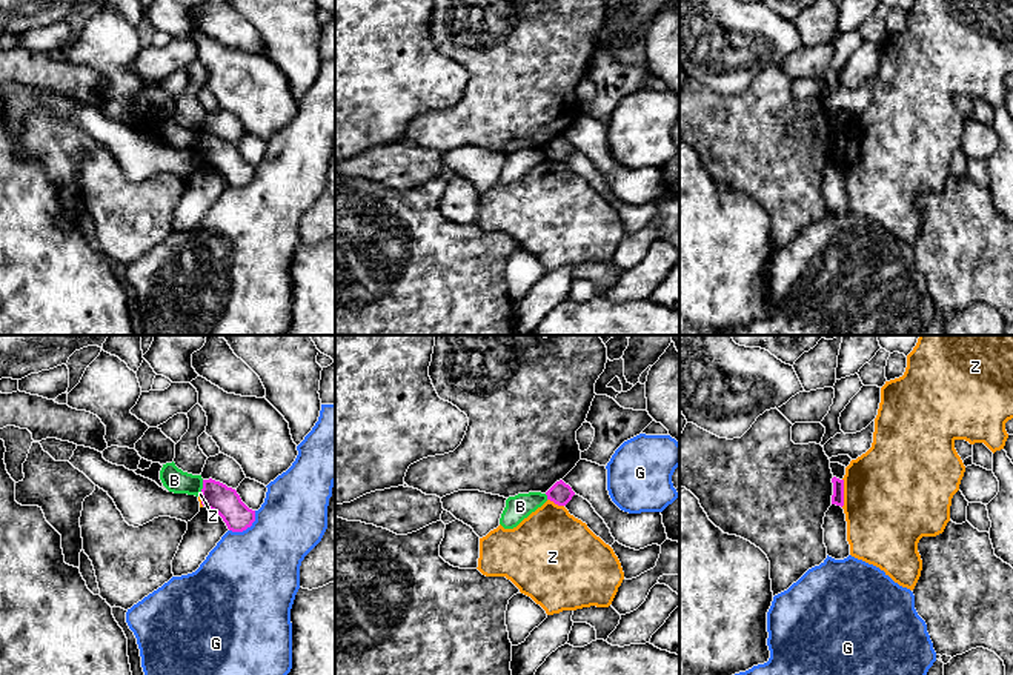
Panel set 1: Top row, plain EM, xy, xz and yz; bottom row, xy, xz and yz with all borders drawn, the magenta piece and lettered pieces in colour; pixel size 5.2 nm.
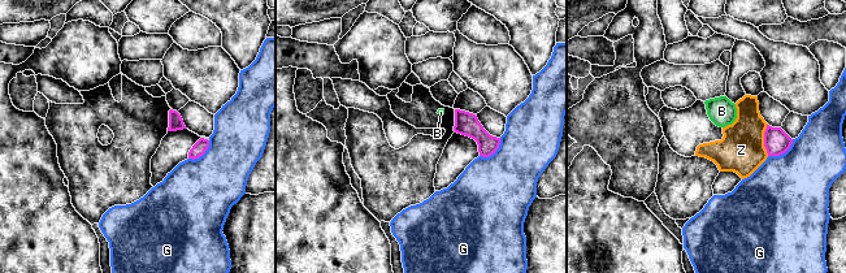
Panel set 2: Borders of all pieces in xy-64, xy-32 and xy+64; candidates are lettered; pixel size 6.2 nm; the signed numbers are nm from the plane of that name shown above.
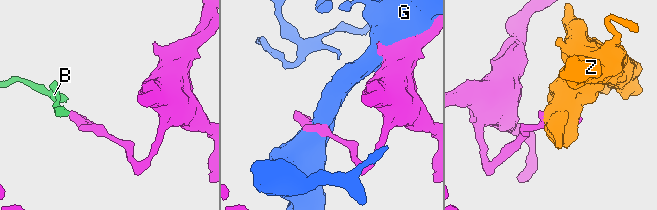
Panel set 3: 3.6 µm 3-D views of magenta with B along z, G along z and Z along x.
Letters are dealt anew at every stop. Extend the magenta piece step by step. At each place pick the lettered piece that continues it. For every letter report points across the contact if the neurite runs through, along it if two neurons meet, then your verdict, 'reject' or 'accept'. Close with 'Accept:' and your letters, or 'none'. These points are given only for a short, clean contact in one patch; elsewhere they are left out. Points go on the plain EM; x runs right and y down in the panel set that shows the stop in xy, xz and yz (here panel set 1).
B: border xy (203, 136), (200, 148); reject
G: reject
Z: reject
Accept: none

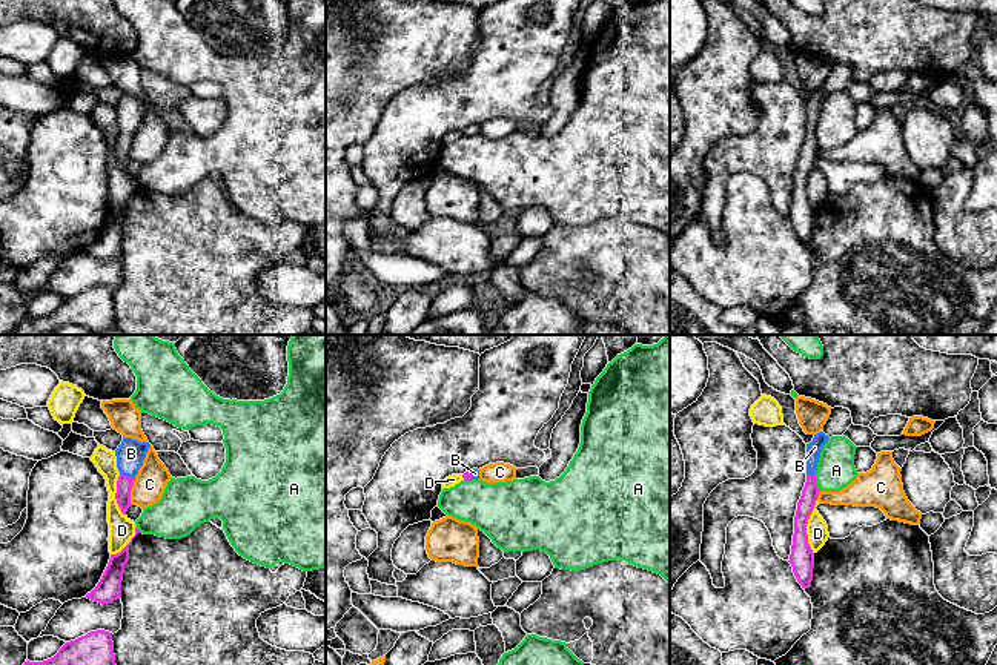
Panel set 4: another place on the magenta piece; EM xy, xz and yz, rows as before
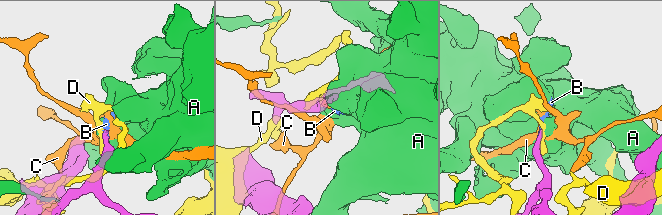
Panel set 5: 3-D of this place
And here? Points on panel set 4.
A: reject
B: way xy (125, 140), (126, 132), (131, 109); accept
C: border xy (135, 134), (131, 143), (131, 160); reject
D: reject
Accept: B

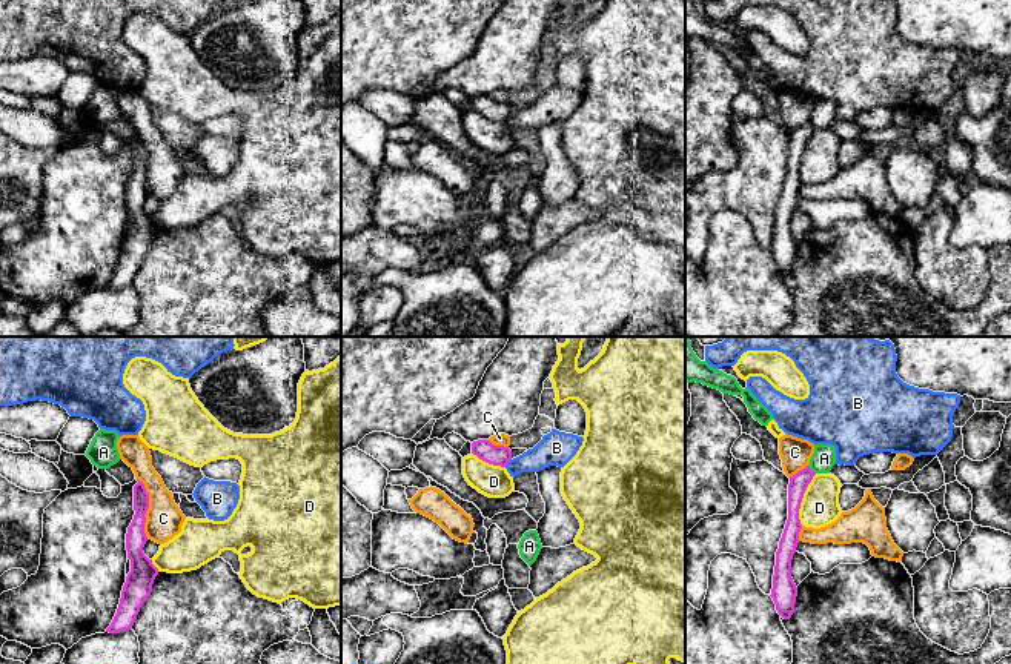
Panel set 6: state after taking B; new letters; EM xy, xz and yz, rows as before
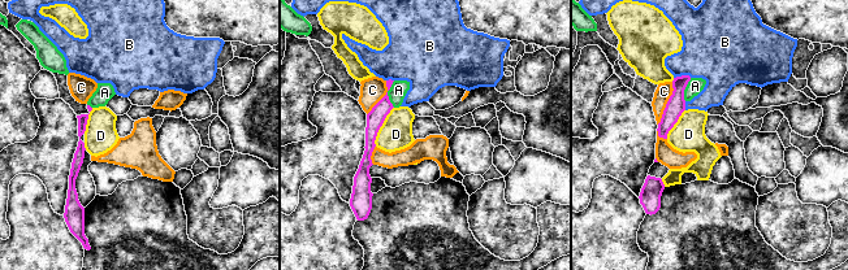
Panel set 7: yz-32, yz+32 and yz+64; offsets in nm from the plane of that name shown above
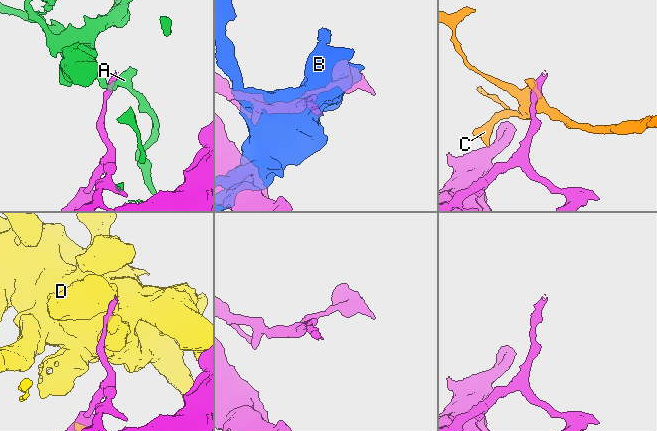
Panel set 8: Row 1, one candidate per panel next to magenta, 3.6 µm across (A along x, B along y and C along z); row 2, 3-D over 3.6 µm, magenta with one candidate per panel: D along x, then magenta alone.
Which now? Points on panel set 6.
A: reject
B: border xz (510, 114), (504, 122); reject
C: reject
D: reject
Accept: none

